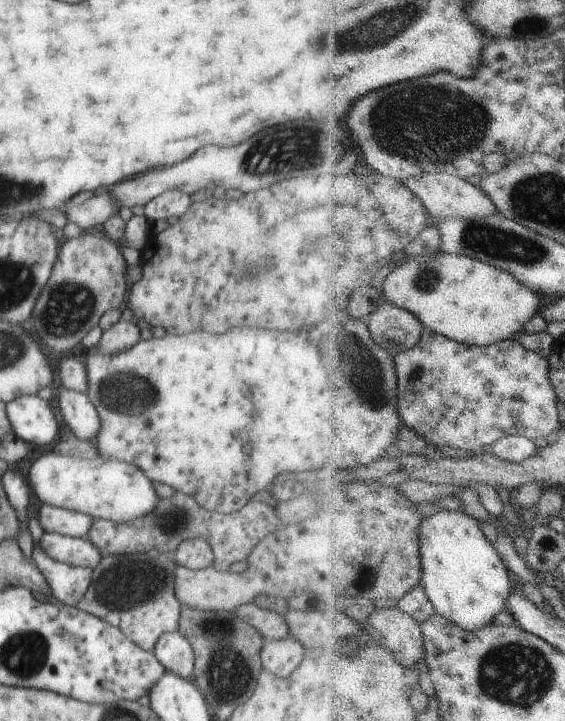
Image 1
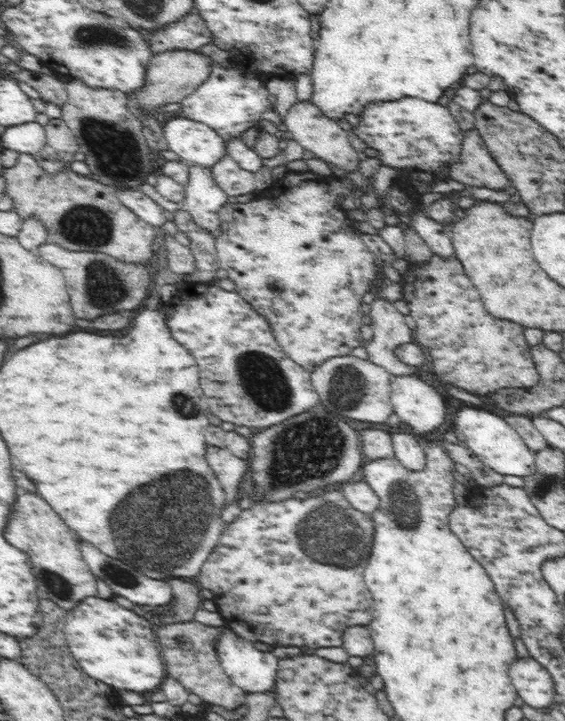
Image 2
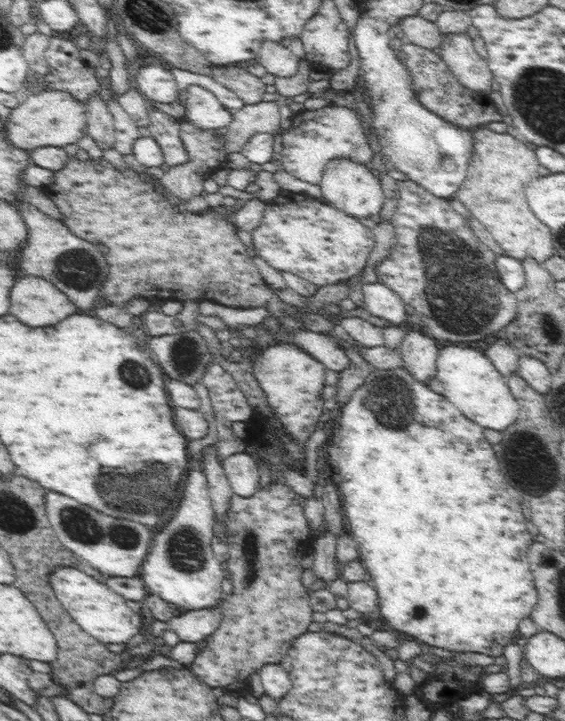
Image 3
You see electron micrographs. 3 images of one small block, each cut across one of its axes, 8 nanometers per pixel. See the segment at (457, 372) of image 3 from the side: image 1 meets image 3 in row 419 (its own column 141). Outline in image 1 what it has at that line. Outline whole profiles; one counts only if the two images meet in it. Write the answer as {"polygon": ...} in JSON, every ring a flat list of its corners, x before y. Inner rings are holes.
{"polygon":[[90,441,84,442,84,450,80,448,78,456,48,452,34,462,26,474,26,482,30,486,32,500,40,505,64,508,72,512,80,512,92,516,94,520,126,523,140,516,154,513,160,506,160,498,156,494,154,482,146,478,146,474,134,466,120,460,102,458,98,448]]}

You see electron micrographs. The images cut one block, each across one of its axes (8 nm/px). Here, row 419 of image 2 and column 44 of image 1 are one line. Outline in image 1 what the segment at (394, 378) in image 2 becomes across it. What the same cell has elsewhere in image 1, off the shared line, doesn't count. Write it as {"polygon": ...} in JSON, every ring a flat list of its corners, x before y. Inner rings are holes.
{"polygon":[[36,395,15,398,6,403,12,433,27,444,50,444,60,434,60,422,49,400]]}

